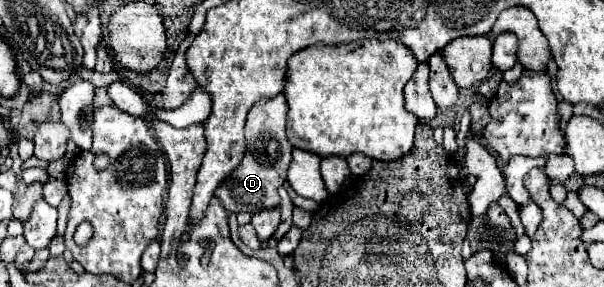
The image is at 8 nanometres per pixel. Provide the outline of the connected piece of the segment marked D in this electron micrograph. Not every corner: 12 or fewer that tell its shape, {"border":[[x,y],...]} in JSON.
{"border":[[283,93],[251,107],[245,157],[215,195],[229,213],[279,207],[293,159]]}

